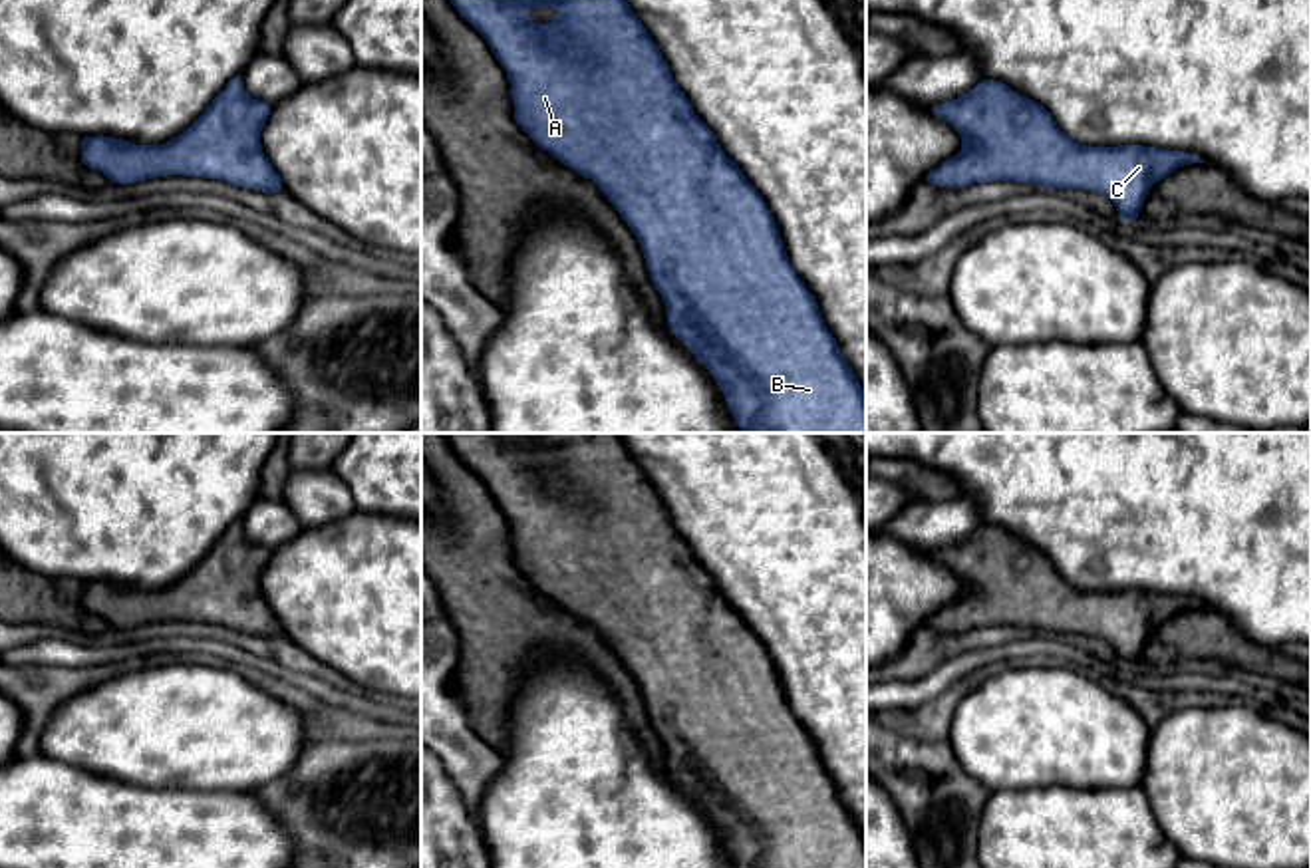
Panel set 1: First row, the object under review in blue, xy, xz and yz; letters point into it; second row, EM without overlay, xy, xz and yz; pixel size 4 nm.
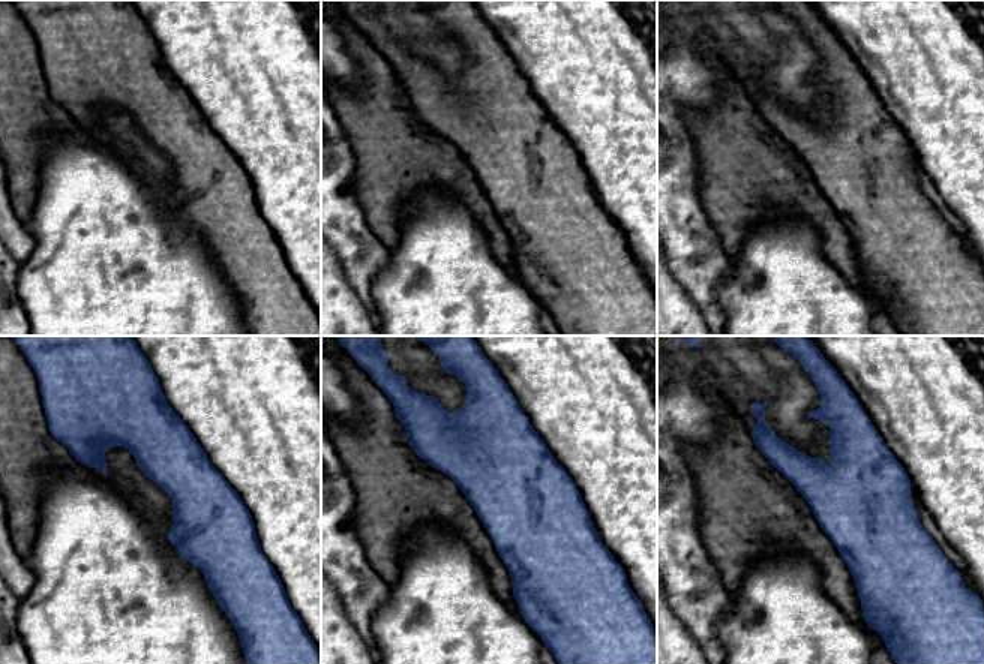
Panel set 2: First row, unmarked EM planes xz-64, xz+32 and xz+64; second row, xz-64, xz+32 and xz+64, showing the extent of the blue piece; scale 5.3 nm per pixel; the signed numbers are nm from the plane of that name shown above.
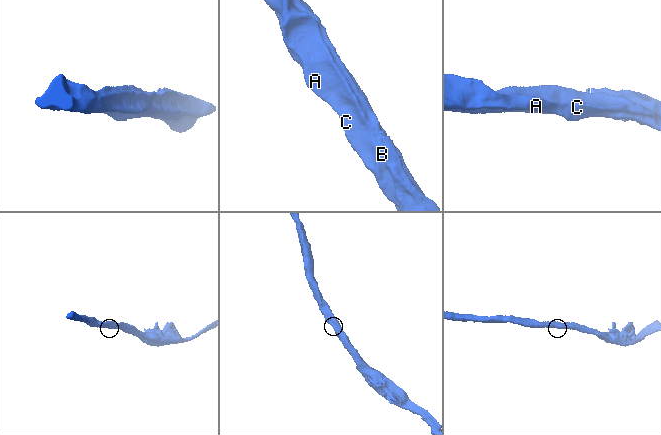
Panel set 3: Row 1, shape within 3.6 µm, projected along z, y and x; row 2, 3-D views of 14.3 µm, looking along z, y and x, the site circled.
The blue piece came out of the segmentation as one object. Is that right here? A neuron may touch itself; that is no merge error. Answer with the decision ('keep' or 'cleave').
keep

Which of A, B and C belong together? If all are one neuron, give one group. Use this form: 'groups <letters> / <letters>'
groups A B C

